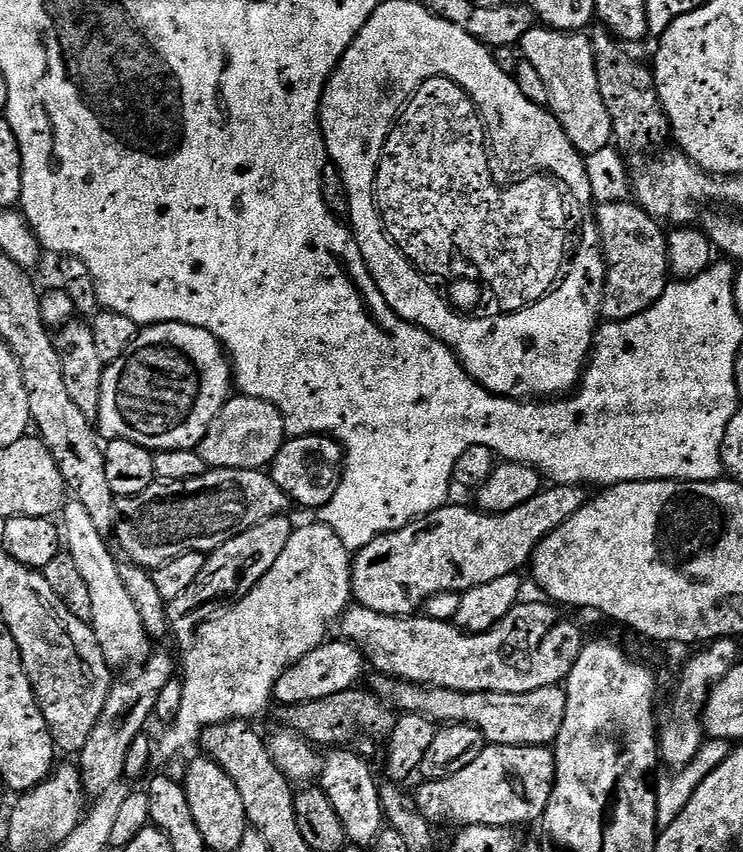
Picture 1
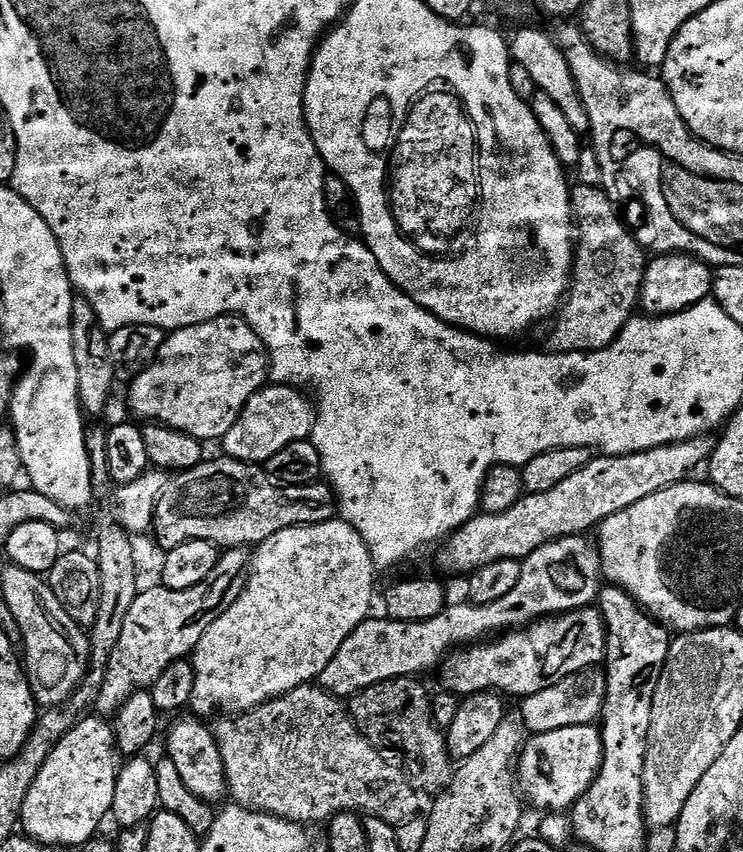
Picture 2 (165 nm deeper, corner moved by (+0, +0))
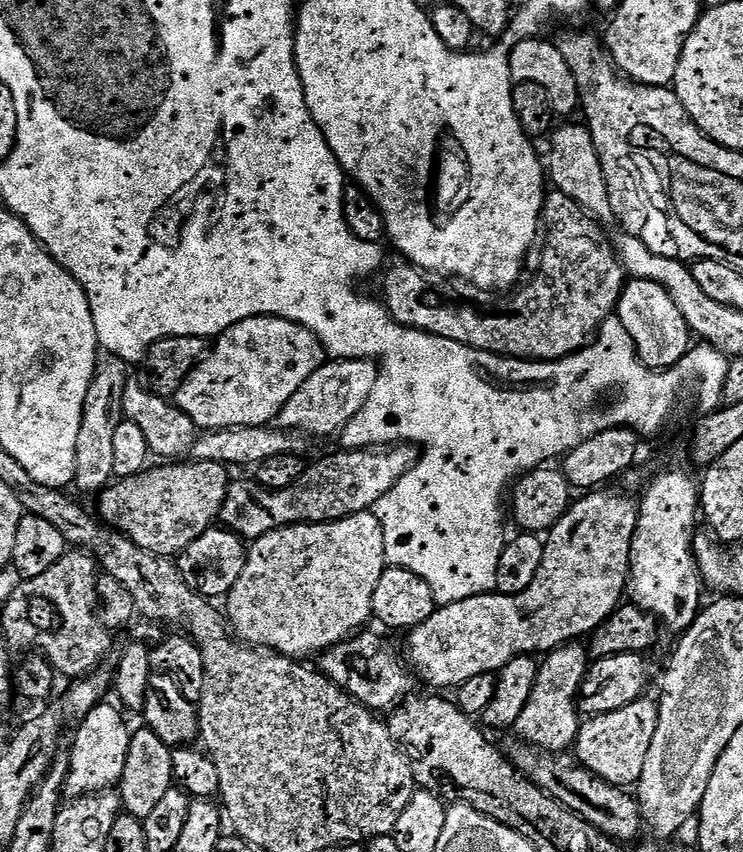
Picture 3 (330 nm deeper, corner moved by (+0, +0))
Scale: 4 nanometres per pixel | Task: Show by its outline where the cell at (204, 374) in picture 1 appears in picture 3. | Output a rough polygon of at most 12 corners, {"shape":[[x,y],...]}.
{"shape":[[277,316],[231,324],[174,395],[200,430],[262,428],[325,363]]}

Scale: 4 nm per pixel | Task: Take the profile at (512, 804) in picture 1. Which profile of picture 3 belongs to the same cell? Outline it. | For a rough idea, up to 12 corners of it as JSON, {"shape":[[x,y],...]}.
{"shape":[[657,701],[585,719],[575,759],[618,788],[639,784]]}

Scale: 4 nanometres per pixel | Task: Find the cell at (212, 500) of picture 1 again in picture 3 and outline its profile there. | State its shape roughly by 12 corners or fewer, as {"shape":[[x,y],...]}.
{"shape":[[414,444],[332,452],[290,486],[233,479],[218,520],[248,542],[375,509]]}

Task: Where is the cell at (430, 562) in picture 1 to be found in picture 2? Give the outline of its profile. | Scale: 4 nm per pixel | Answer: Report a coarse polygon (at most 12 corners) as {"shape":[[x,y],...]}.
{"shape":[[716,440],[593,455],[554,490],[477,514],[440,564],[471,574],[583,536],[681,484]]}

